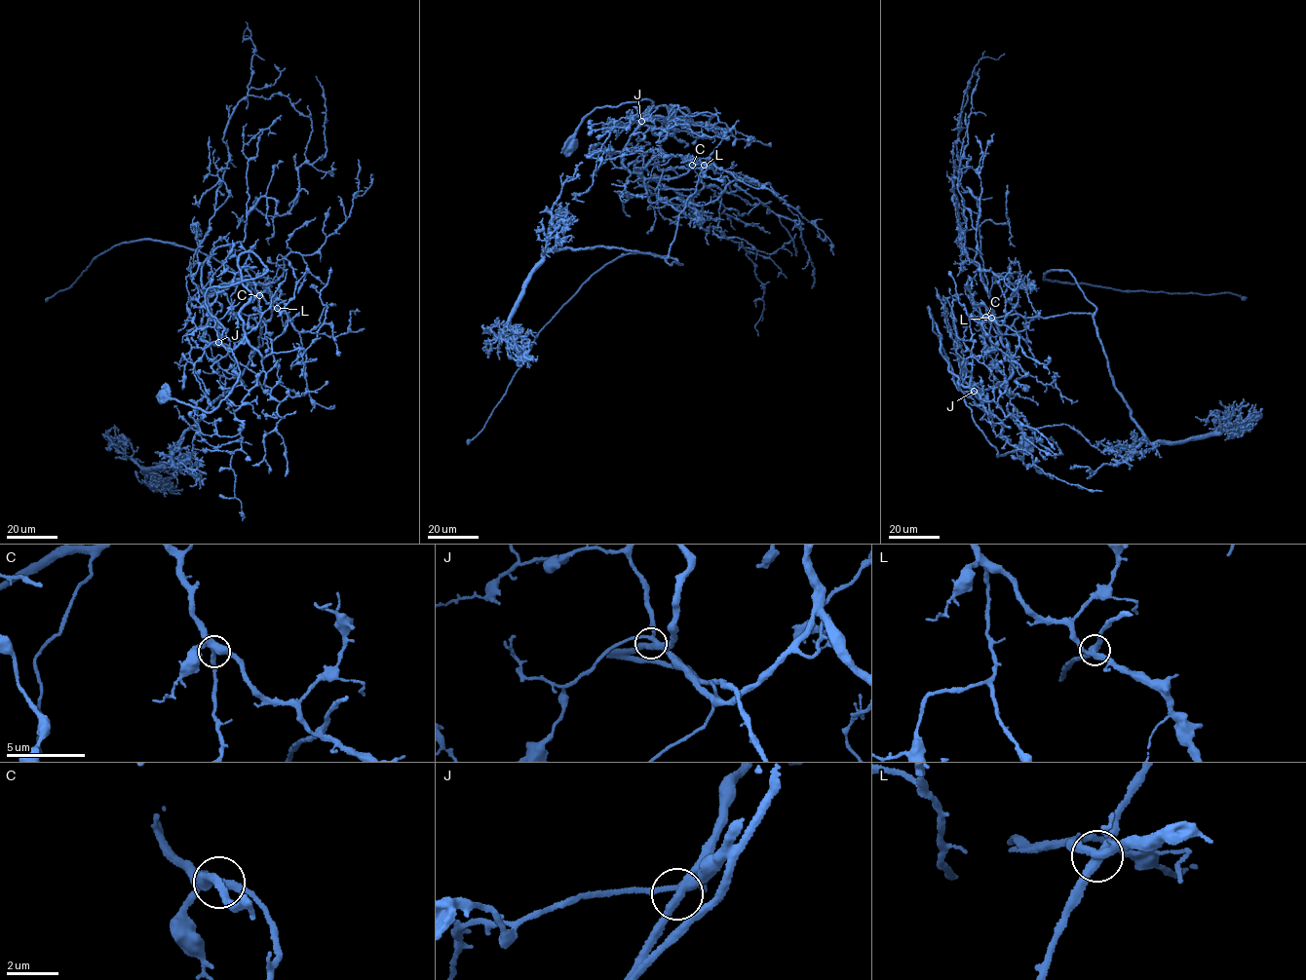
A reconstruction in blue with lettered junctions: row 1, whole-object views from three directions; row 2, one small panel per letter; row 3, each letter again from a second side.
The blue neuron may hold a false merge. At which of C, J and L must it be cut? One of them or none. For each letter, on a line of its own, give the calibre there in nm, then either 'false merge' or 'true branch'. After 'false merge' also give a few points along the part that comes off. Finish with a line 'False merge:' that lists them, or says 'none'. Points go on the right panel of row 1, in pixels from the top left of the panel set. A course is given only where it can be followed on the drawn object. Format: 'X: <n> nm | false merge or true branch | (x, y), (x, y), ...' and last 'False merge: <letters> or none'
C: 360 nm | true branch
J: 340 nm | true branch
L: 380 nm | false merge | (991, 319), (1093, 314), (1094, 305), (1072, 274), (1054, 269), (1045, 280), (1125, 291), (1247, 297)
False merge: L

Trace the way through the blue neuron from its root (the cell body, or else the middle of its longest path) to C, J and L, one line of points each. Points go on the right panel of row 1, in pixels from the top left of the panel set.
C: (1025, 444), (997, 456), (965, 401), (1012, 372), (983, 305), (979, 308), (985, 317)
J: (1025, 444), (997, 456), (996, 448), (976, 423), (972, 409), (965, 401), (964, 395), (974, 391)
L: (1025, 444), (997, 456), (965, 401), (1012, 373), (994, 316), (979, 306), (991, 319)

